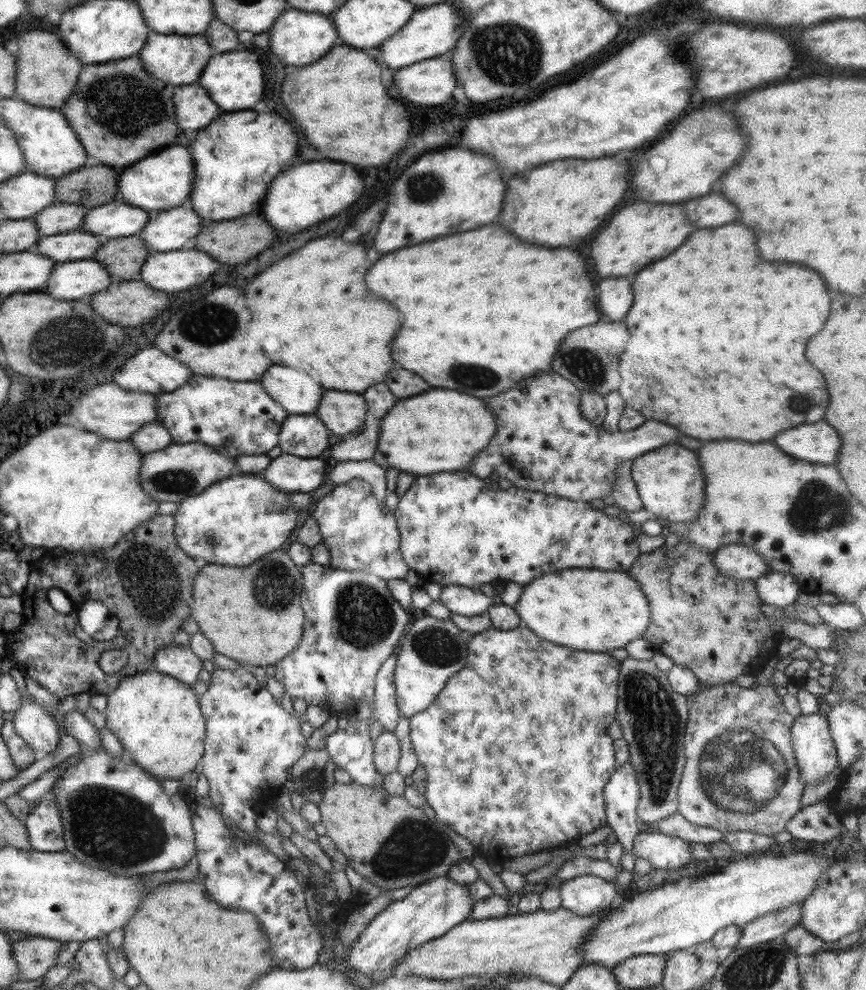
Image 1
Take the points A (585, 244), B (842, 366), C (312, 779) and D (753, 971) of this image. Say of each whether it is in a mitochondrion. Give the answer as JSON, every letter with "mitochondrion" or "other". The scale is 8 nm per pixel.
{"A":"other","B":"other","C":"mitochondrion","D":"mitochondrion"}

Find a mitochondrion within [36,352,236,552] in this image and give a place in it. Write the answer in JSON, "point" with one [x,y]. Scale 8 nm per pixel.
{"point":[169,480]}

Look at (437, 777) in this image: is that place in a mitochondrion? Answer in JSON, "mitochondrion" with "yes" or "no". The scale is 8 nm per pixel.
{"mitochondrion":"no"}

